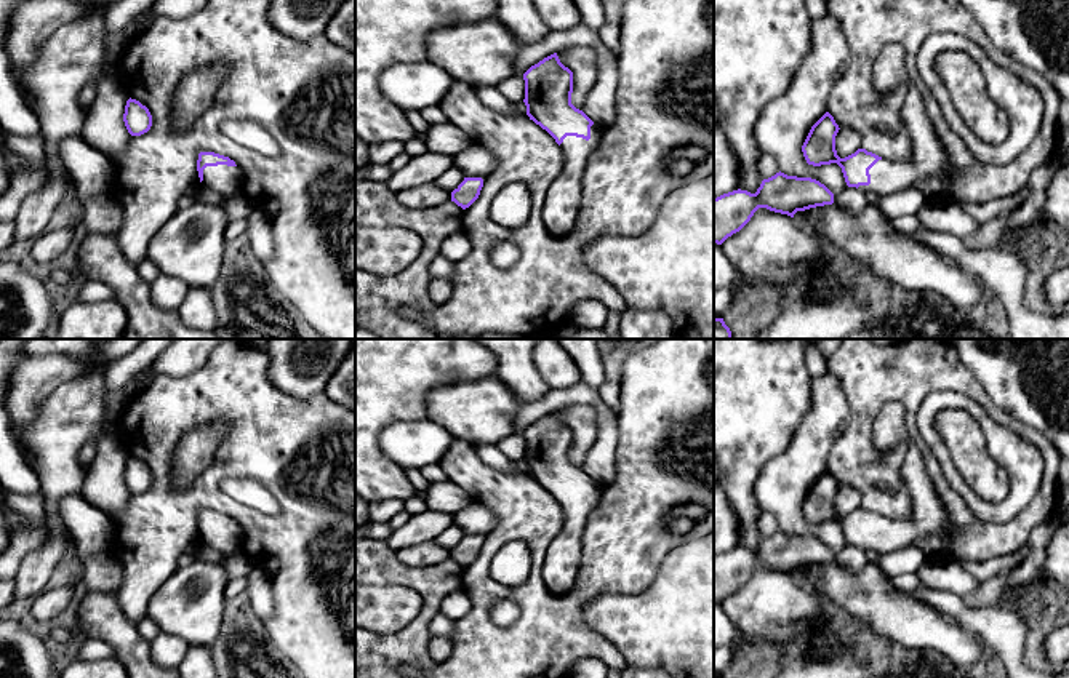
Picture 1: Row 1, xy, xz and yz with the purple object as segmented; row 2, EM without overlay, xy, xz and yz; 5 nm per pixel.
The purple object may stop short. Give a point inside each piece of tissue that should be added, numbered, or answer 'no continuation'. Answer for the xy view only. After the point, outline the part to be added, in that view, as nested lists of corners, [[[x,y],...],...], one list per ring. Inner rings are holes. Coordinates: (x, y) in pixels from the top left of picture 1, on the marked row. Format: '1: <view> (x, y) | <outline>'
1: xy (223, 179) | [[[218,165],[203,170],[202,184],[222,197],[240,192],[242,182],[243,173],[238,166]]]

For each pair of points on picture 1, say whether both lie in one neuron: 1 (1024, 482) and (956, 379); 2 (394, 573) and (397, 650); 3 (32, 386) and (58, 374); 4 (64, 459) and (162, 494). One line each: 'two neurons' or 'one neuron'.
1: two neurons
2: one neuron
3: one neuron
4: two neurons

